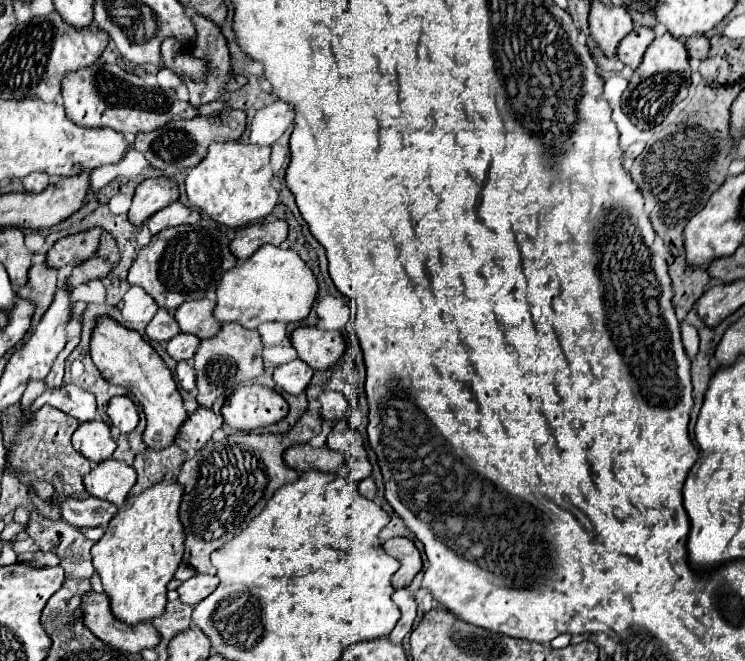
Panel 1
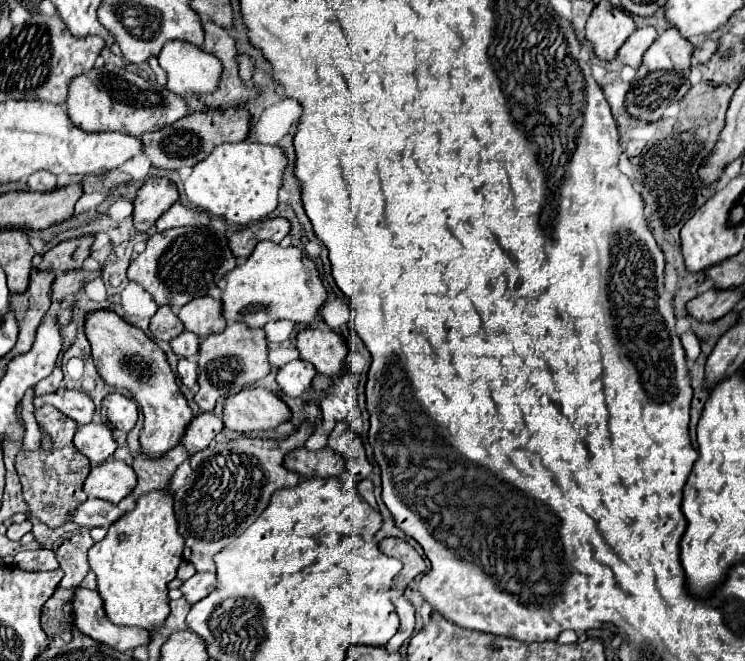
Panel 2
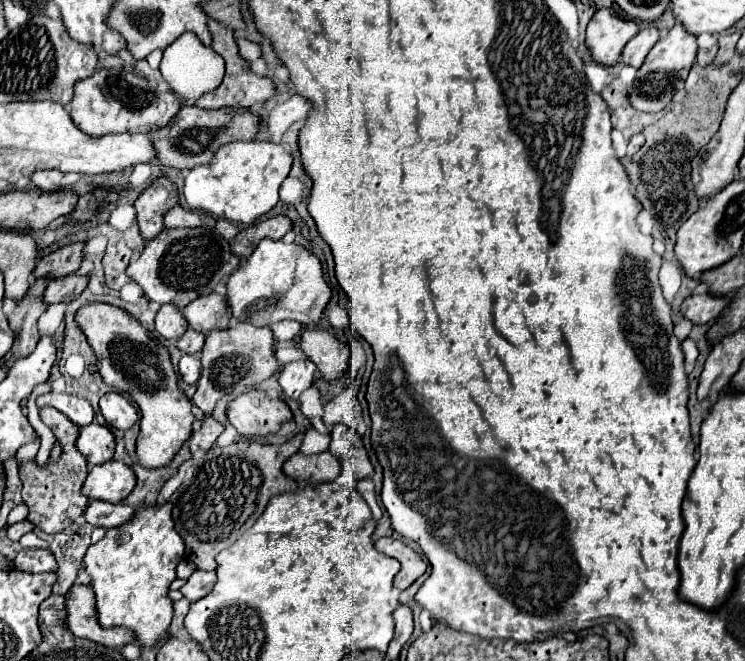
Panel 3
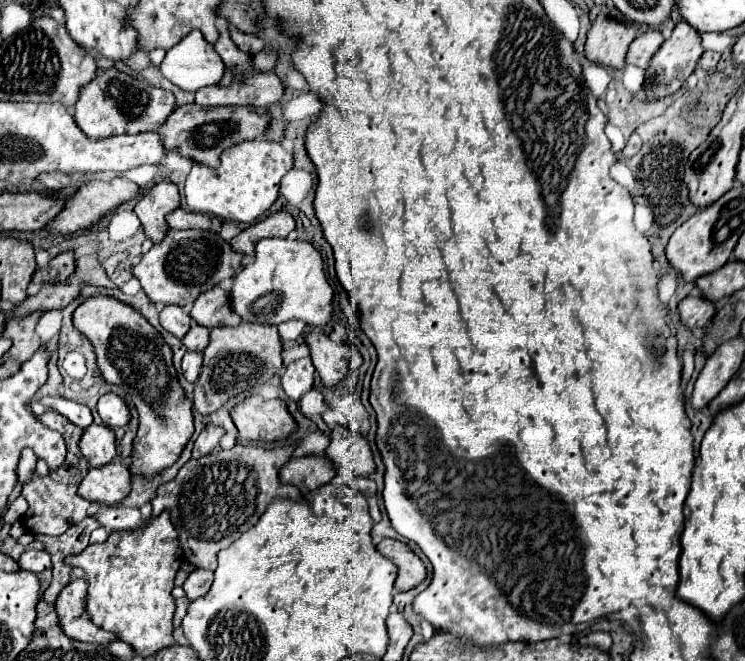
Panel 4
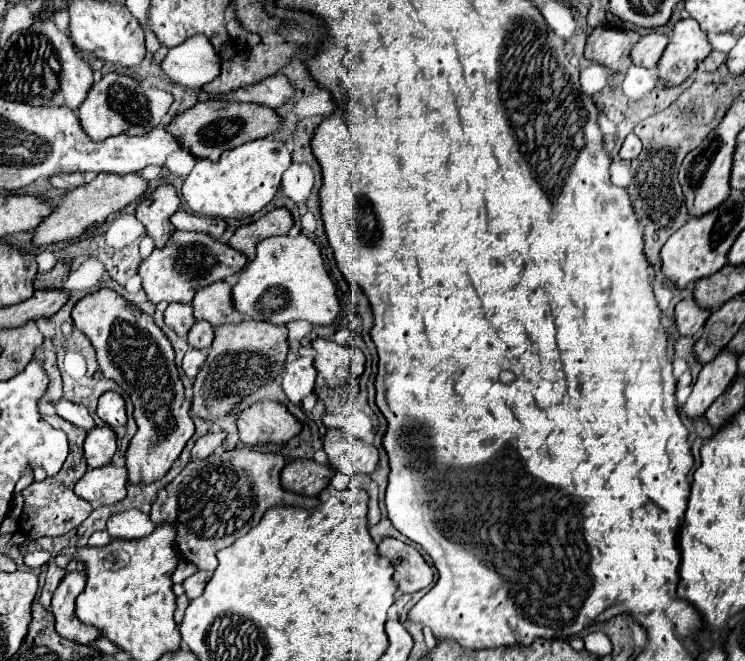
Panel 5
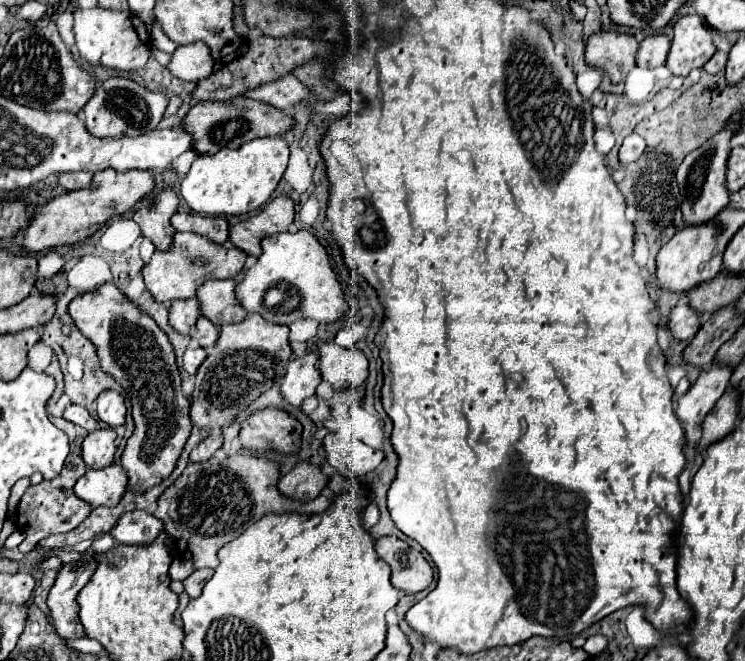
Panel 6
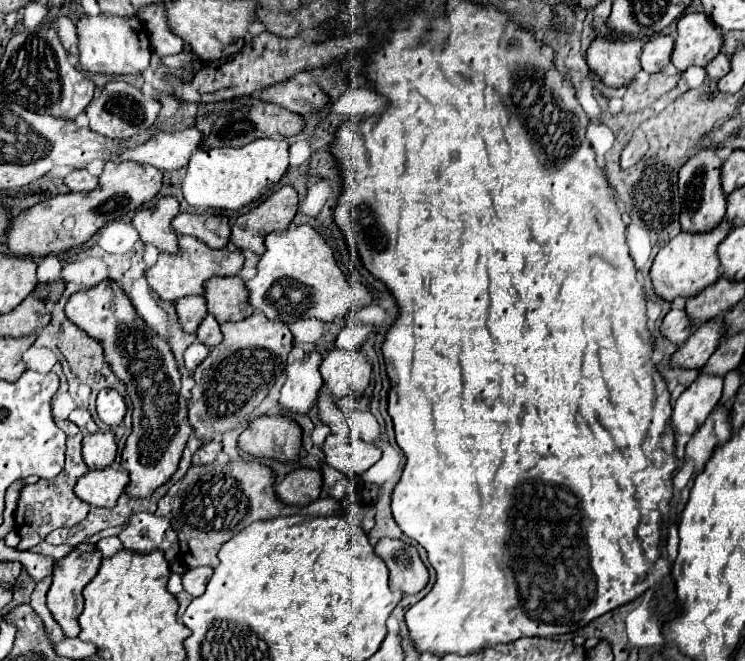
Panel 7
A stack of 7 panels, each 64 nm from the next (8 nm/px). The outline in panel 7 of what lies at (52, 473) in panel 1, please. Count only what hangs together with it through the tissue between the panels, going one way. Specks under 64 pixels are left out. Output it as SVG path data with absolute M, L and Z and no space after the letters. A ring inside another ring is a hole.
M54 418L56 426L60 430L64 430L68 434L68 452L66 452L66 466L64 470L52 478L52 480L40 480L36 484L28 484L22 494L20 494L20 500L18 500L18 508L14 512L14 522L16 522L16 530L22 538L22 542L18 544L18 550L30 550L32 546L36 546L38 542L42 542L52 530L56 528L70 528L74 524L78 524L80 520L84 520L90 512L90 506L86 502L82 502L80 498L76 498L74 494L74 486L78 482L78 478L82 478L88 468L82 460L82 430L72 424L70 420L60 420L60 418Z

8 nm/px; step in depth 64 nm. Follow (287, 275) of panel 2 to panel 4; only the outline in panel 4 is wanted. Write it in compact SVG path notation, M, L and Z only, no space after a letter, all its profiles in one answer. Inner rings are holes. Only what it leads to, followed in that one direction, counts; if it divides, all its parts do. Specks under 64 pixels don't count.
M266 238L256 244L254 260L248 262L232 282L230 290L230 304L232 310L244 320L244 322L258 322L258 324L272 324L278 326L288 320L302 320L308 326L324 326L328 324L332 316L332 288L324 276L324 264L320 258L320 252L310 244L302 240L288 240L288 238Z

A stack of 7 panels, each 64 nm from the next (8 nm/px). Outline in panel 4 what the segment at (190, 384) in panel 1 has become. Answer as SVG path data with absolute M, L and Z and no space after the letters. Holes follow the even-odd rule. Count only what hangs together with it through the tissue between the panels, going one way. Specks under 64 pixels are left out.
M186 352L182 358L182 372L188 382L196 382L202 370L202 354L200 352Z

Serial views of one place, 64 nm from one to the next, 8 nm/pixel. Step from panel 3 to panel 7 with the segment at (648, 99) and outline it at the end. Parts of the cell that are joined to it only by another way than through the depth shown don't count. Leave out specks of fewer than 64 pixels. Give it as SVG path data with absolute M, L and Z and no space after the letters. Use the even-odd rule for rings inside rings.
M702 12L684 14L678 20L676 34L670 62L678 72L686 72L688 66L706 66L722 48L720 30Z

